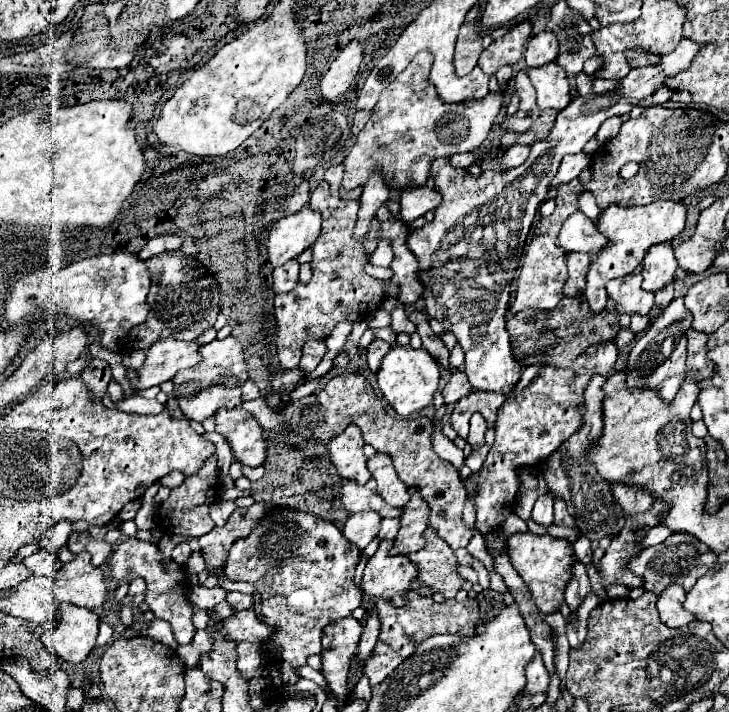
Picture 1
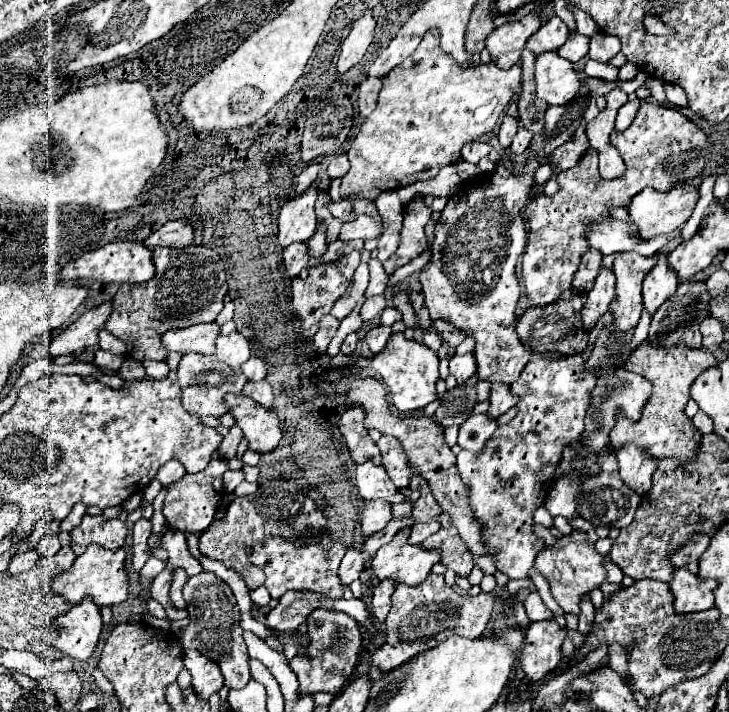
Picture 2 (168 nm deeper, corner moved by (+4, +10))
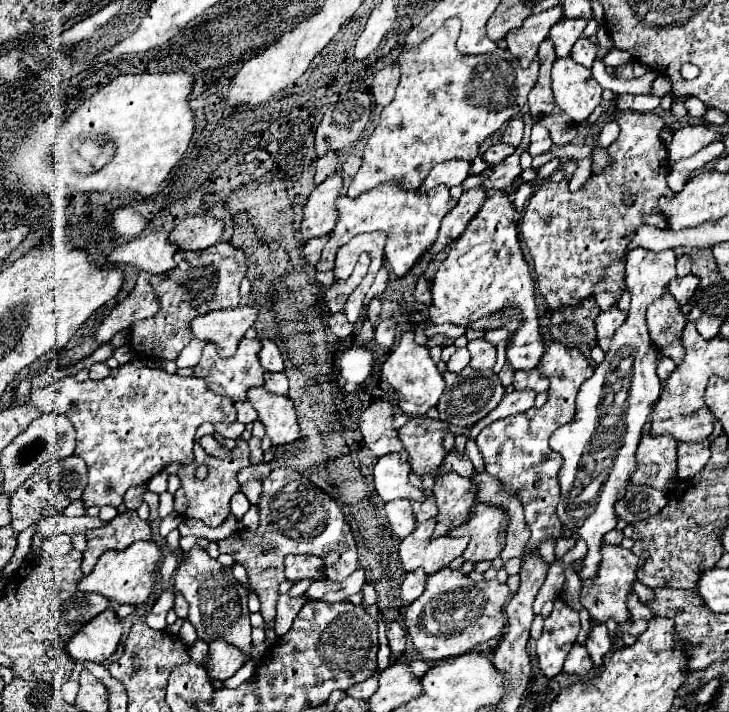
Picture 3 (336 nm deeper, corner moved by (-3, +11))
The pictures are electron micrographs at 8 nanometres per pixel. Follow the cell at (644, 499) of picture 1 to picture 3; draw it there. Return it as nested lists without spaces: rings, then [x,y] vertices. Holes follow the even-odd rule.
[[[650,421],[644,425],[644,435],[638,445],[638,469],[632,475],[634,485],[666,489],[676,473],[678,443],[670,435],[650,435]]]

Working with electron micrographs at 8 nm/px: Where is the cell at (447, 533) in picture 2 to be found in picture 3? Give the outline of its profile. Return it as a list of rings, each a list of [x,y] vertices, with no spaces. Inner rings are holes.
[[[478,503],[472,507],[470,519],[452,529],[452,537],[460,535],[470,535],[470,543],[464,551],[466,561],[484,561],[484,559],[496,559],[500,551],[506,545],[506,527],[508,527],[508,517],[502,507],[492,505],[492,503]]]

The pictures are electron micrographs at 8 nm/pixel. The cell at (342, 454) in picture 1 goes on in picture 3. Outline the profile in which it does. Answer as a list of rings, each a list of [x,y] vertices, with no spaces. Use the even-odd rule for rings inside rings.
[[[390,401],[370,405],[360,417],[360,431],[364,435],[365,446],[378,457],[404,451],[398,429],[394,427],[394,411]]]

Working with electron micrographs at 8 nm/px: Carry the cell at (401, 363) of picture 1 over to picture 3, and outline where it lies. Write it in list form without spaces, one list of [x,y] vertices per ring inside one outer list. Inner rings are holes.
[[[406,331],[398,343],[398,347],[390,353],[390,357],[381,366],[381,374],[392,385],[398,397],[398,405],[408,415],[424,415],[430,407],[434,407],[444,391],[444,379],[430,359],[428,347],[422,347],[414,341],[414,331]]]

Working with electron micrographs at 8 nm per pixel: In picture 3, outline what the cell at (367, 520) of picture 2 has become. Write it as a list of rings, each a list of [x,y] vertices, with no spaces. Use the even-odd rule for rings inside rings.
[[[408,499],[388,501],[386,503],[386,515],[388,515],[388,523],[390,523],[392,531],[400,539],[408,537],[416,529],[416,517],[412,513],[412,507],[410,507]]]

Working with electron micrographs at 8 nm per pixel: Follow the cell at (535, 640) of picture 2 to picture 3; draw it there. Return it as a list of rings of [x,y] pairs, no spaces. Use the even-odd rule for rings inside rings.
[[[562,599],[554,601],[554,611],[544,619],[544,633],[536,641],[538,665],[546,677],[556,677],[562,671],[564,659],[576,643],[580,631],[578,611],[568,607]]]

